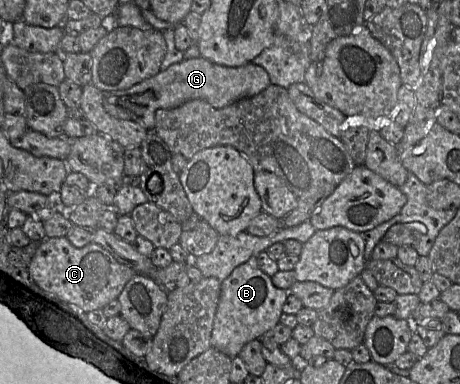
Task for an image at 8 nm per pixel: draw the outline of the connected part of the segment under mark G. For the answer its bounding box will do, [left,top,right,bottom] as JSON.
[103,57,271,131]

